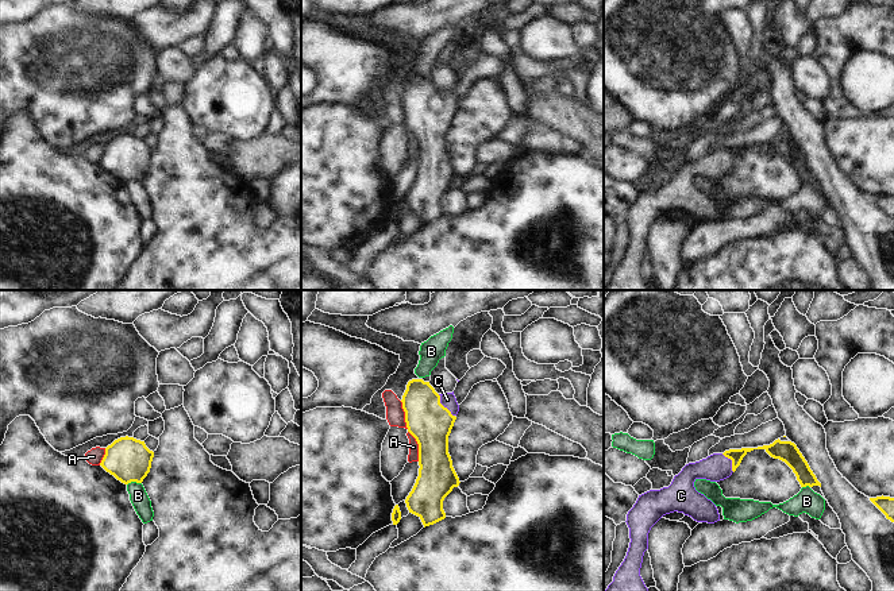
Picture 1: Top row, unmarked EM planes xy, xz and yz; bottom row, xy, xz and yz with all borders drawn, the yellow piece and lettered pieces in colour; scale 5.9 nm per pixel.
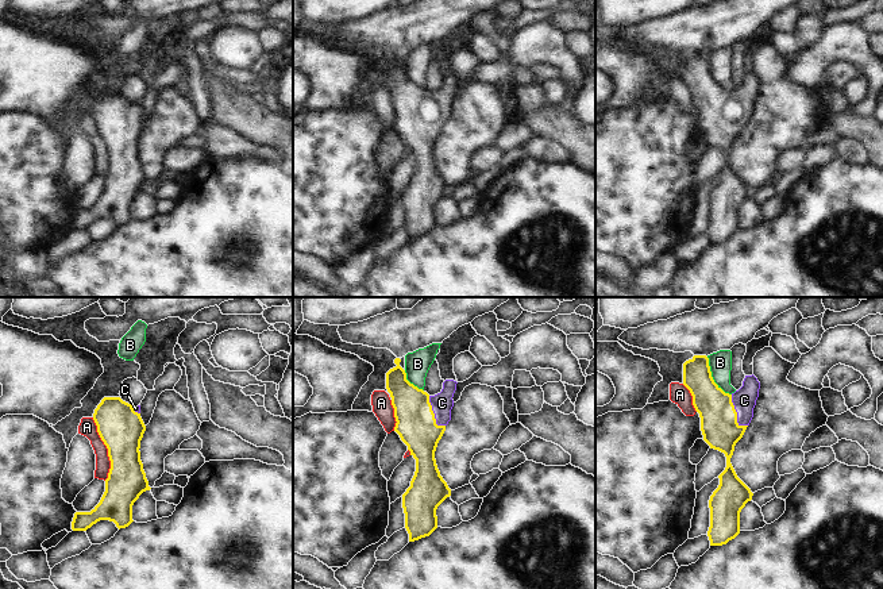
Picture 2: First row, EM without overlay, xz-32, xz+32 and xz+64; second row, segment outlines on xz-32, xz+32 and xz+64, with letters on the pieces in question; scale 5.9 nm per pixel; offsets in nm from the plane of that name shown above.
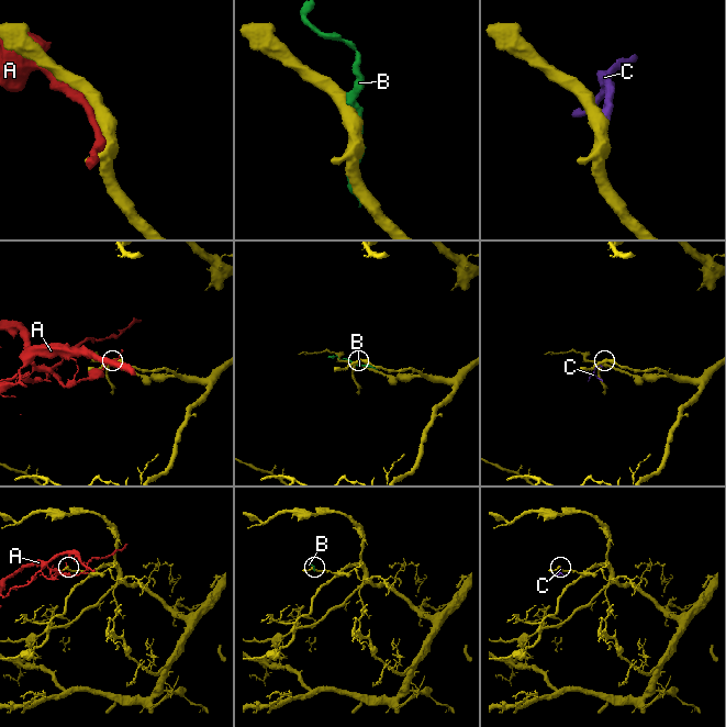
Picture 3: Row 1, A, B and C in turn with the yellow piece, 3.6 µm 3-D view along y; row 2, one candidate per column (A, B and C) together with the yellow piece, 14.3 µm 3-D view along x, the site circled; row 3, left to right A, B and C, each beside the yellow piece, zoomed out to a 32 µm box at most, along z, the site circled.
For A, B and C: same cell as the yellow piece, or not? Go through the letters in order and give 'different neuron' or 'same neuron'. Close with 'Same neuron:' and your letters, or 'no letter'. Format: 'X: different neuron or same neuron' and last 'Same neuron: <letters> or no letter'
A: different neuron
B: different neuron
C: same neuron
Same neuron: C

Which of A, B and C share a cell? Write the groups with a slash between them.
A / B / C

